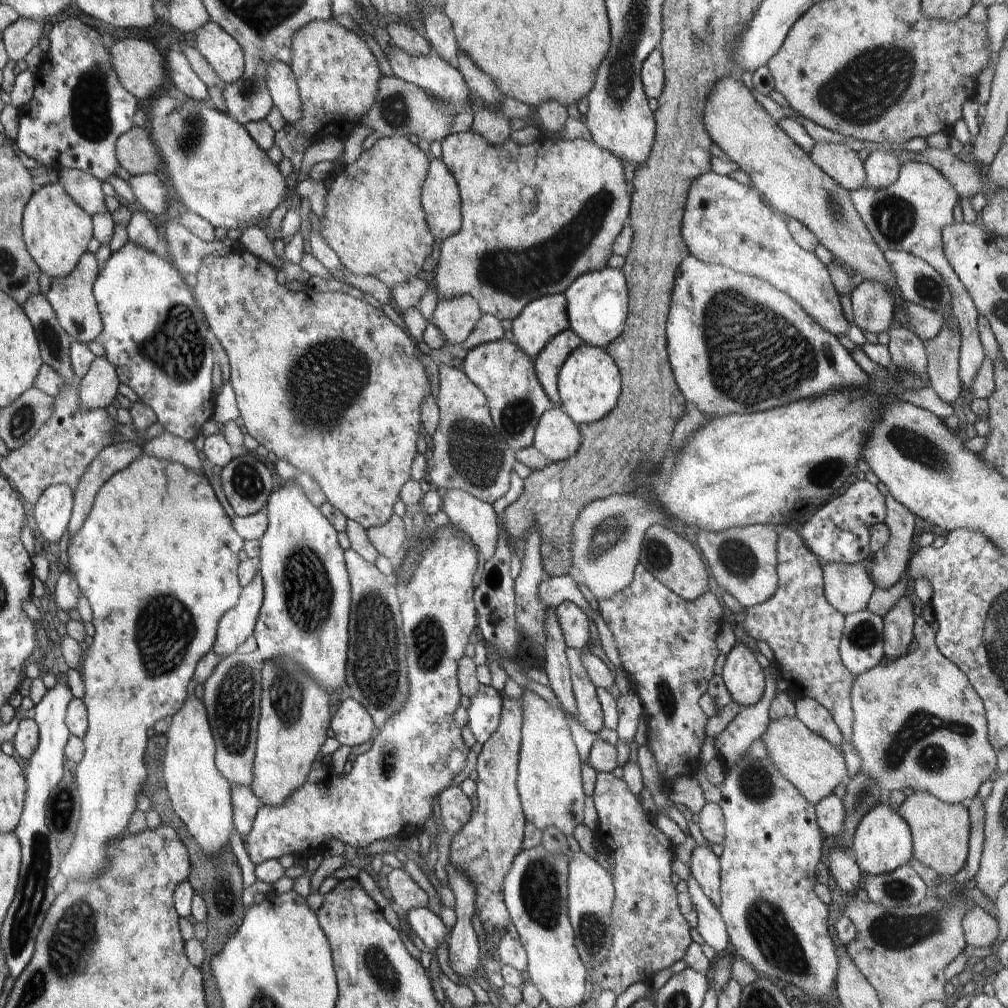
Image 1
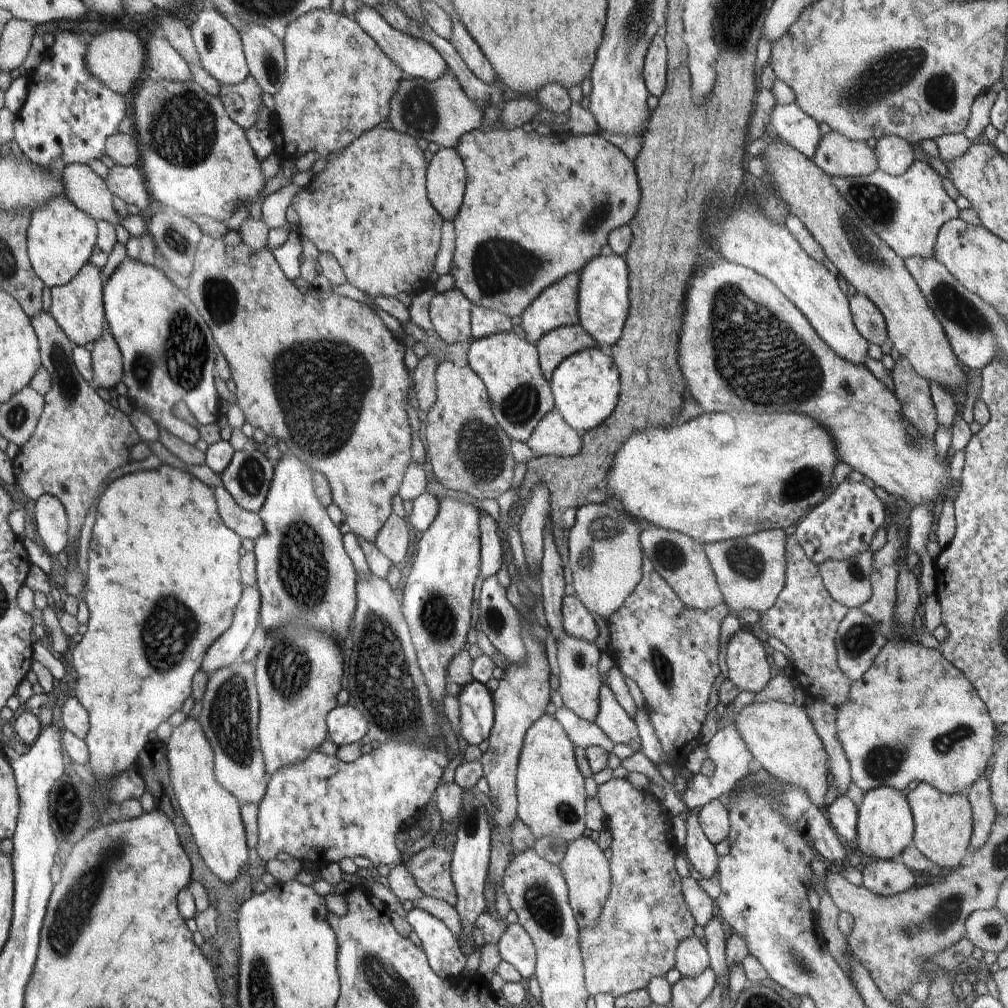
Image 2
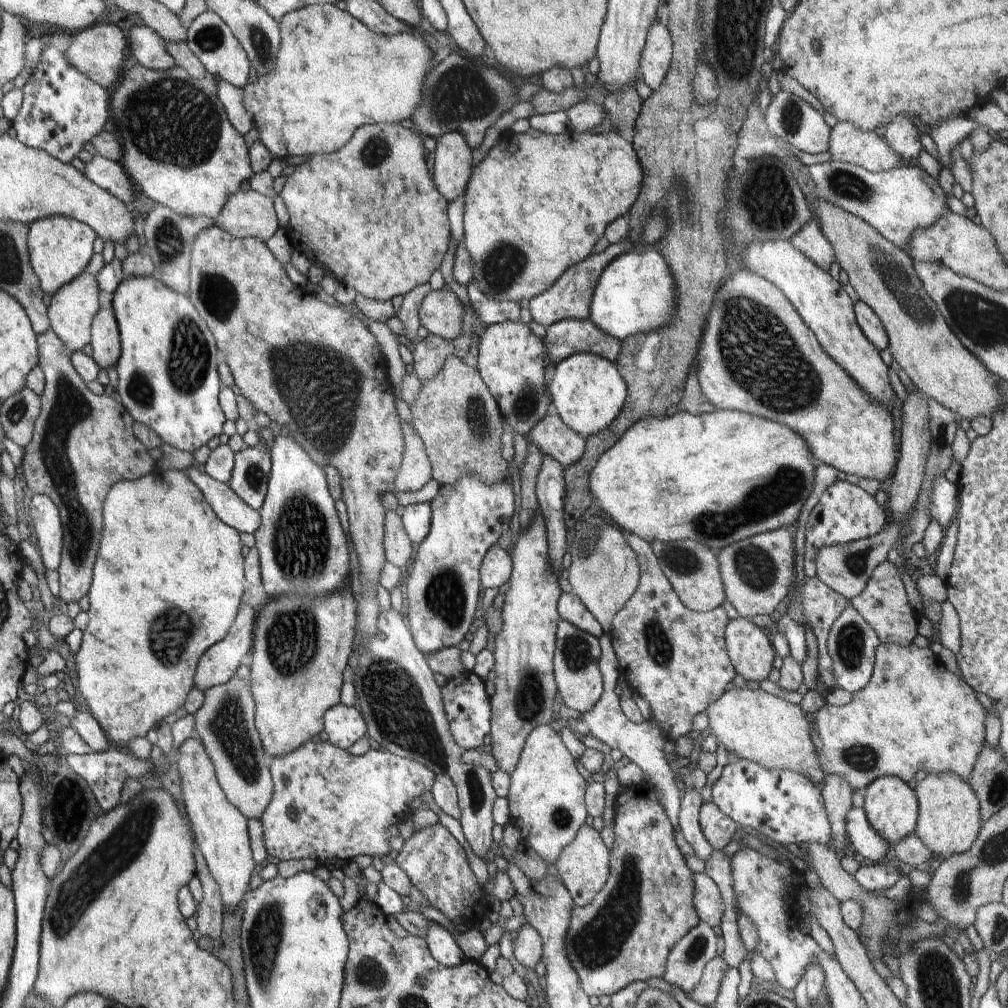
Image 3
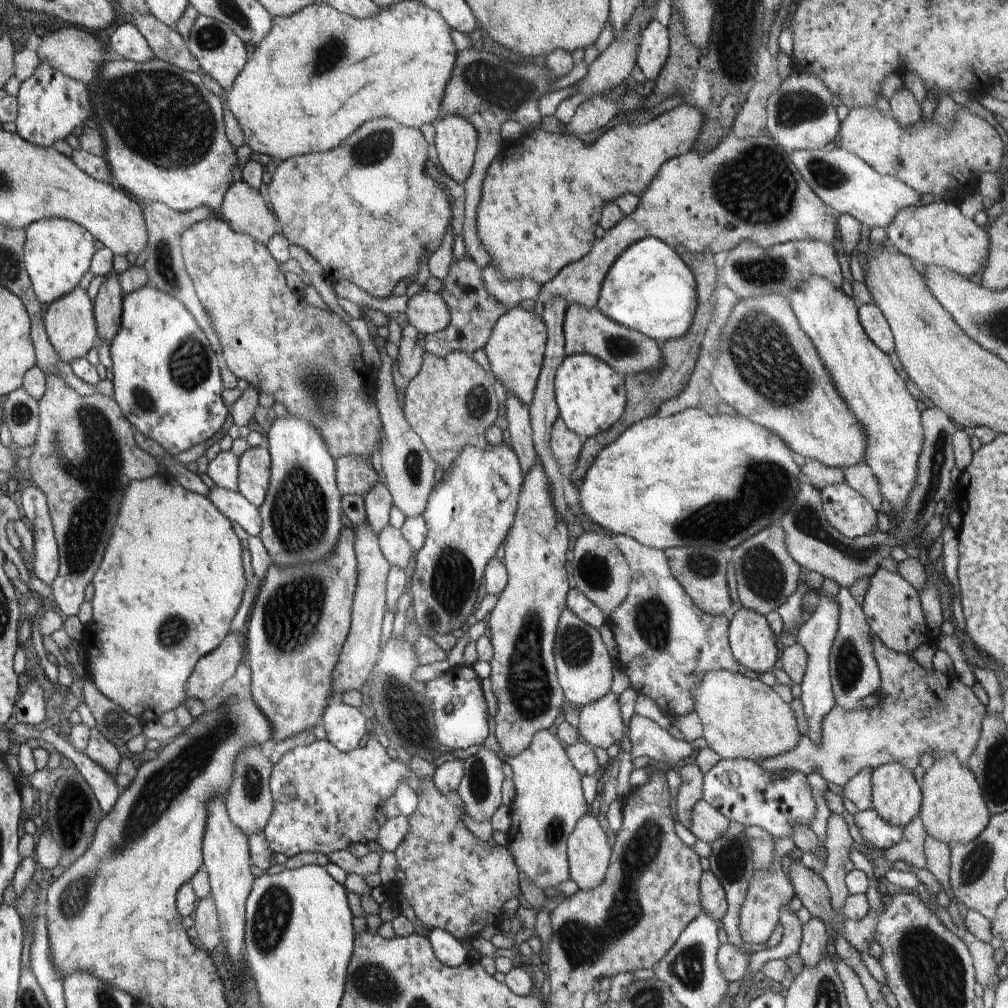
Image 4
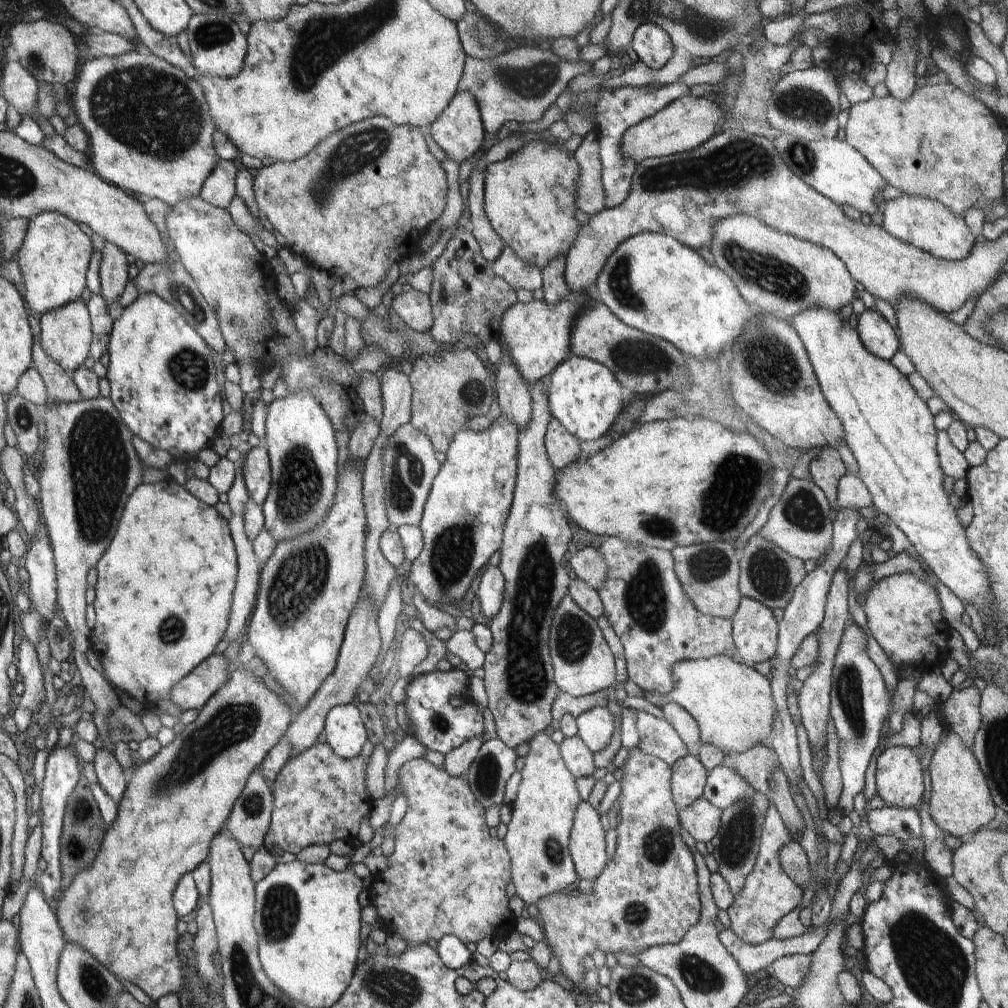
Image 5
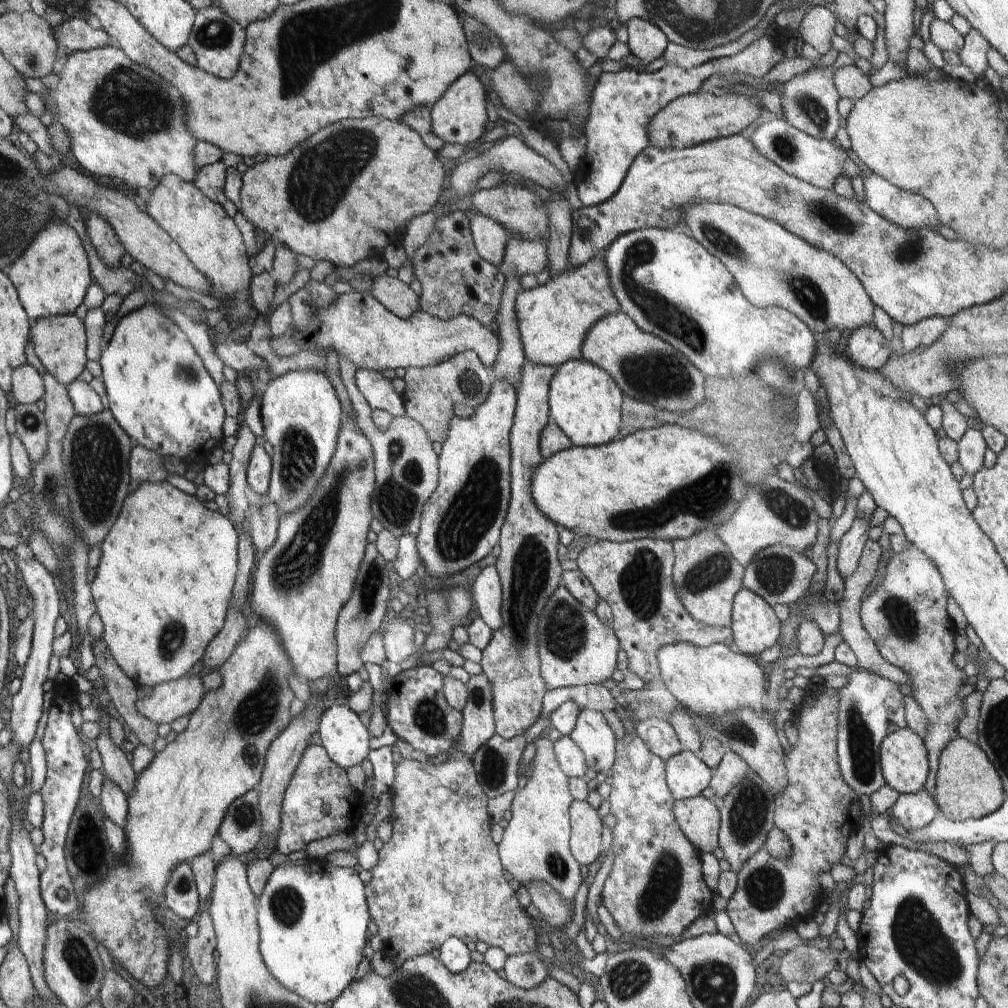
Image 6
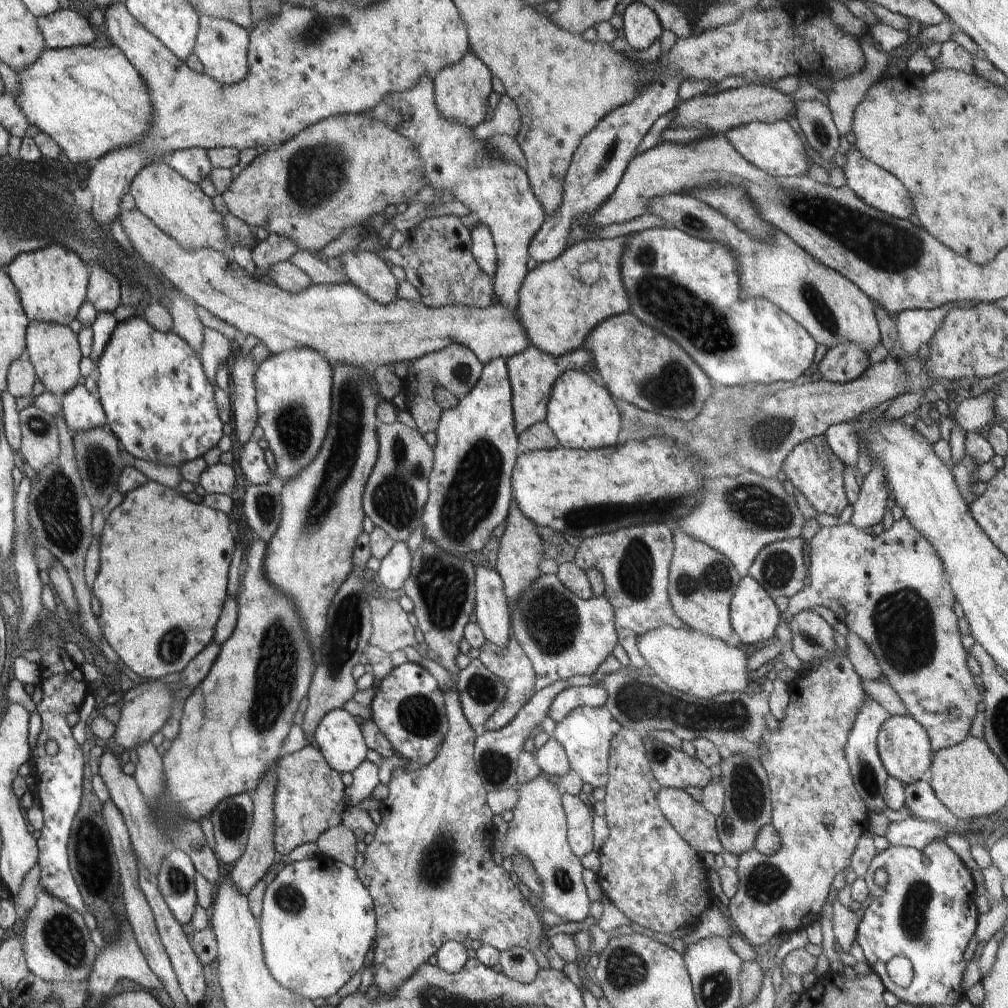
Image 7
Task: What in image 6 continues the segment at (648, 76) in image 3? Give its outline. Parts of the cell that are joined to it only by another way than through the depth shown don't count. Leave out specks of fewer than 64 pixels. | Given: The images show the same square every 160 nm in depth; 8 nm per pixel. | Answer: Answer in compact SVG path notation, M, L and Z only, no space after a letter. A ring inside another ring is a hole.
M630 18L625 23L628 31L628 48L643 64L648 64L664 55L669 41L664 32L648 20Z

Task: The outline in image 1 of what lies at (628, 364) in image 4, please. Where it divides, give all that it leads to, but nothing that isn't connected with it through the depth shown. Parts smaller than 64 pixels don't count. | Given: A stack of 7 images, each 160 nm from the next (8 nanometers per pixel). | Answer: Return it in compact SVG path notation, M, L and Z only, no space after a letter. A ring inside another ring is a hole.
M568 329L551 338L540 351L540 354L533 360L540 386L542 386L542 390L556 408L562 408L562 401L557 387L559 370L562 368L567 356L584 343L579 336L572 332L572 329Z

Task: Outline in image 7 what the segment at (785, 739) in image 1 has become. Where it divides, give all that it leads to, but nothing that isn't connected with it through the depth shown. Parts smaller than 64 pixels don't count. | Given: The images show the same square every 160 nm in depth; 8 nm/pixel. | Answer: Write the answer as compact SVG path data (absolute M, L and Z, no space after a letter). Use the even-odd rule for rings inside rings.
M662 626L638 636L636 646L646 660L648 671L679 692L704 699L722 692L751 692L748 658L742 647L728 646L726 641L672 626Z

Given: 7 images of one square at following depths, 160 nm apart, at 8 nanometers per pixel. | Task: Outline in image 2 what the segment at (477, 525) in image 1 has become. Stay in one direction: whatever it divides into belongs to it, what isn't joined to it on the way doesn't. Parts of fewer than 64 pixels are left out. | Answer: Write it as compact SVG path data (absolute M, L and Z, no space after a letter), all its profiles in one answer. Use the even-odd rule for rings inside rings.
M484 512L479 518L481 540L480 578L494 576L502 568L502 542L497 522Z

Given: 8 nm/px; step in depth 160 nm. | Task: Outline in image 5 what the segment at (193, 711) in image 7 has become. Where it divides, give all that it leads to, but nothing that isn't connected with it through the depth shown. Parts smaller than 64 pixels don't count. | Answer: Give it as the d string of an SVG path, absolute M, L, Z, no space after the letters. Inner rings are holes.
M235 670L229 676L228 682L224 684L211 700L200 710L198 719L192 725L186 726L181 735L177 736L174 742L168 747L161 748L160 752L134 770L131 779L128 780L128 786L120 800L120 804L117 806L117 818L112 822L112 826L109 826L109 830L104 834L104 840L102 840L102 846L96 856L96 862L92 862L88 868L80 870L74 880L72 880L71 886L68 886L66 890L60 892L58 900L56 902L56 918L58 924L64 932L65 942L72 942L80 948L84 948L90 956L94 956L106 970L109 970L119 980L128 980L132 984L136 984L140 990L143 990L153 1001L157 1001L166 994L180 994L182 992L182 986L184 982L188 984L190 988L190 994L194 996L194 1000L198 1004L206 1004L208 1000L208 994L206 990L202 988L204 983L201 978L194 972L193 968L189 968L178 958L178 952L176 951L176 943L179 936L176 930L176 924L178 920L178 914L174 910L172 904L172 896L180 878L184 874L192 873L202 862L208 860L210 854L210 844L212 844L212 838L216 838L216 834L225 828L225 824L228 820L228 816L236 804L236 800L240 798L240 794L244 791L248 778L254 774L254 770L258 770L262 767L262 763L272 748L280 742L280 739L285 736L286 730L293 722L295 710L292 709L288 703L274 692L270 690L264 679L254 672L249 670Z

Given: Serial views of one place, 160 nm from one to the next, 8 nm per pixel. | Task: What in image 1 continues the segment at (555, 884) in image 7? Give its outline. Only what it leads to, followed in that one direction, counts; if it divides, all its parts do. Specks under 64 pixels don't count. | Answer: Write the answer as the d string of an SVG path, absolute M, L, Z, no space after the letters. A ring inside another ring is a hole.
M524 689L520 699L523 721L517 766L517 789L527 818L541 831L547 826L570 836L584 818L581 760L566 715L538 693Z

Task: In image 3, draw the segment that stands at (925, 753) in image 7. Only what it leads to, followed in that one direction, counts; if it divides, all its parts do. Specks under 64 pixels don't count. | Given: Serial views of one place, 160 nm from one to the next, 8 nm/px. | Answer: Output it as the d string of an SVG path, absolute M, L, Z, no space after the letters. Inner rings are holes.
M880 776L870 782L865 790L863 810L868 823L882 838L888 840L891 846L914 832L918 823L918 800L915 790L912 790L908 783L896 776Z

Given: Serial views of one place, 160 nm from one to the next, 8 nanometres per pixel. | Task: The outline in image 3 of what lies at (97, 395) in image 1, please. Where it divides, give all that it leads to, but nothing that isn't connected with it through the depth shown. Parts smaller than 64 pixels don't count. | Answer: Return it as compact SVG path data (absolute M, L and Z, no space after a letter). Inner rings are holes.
M113 309L99 310L91 324L92 358L106 371L121 357L121 338Z

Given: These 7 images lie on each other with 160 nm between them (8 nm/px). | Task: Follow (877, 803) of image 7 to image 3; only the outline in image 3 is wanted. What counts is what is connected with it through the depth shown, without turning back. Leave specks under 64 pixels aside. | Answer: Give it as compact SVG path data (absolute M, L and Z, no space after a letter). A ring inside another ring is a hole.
M849 601L848 606L832 624L827 639L827 652L832 660L832 674L834 674L838 688L851 694L856 694L862 688L866 688L874 670L874 652L877 651L880 644L874 630L870 628L870 624L862 618Z

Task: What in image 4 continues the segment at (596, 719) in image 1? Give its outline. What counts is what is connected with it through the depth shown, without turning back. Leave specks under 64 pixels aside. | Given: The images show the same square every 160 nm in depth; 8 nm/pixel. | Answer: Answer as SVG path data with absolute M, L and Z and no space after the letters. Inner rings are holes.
M568 608L559 618L553 650L557 678L565 700L584 707L601 700L611 692L612 668L615 664L611 660L600 632L590 624L586 624Z

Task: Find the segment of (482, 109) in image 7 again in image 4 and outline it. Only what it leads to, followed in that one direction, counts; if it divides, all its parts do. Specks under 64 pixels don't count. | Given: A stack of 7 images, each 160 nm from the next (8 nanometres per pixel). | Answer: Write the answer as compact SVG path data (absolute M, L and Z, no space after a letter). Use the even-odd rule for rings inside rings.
M448 114L433 123L436 129L435 148L446 175L463 184L472 171L478 148L476 128L458 114Z

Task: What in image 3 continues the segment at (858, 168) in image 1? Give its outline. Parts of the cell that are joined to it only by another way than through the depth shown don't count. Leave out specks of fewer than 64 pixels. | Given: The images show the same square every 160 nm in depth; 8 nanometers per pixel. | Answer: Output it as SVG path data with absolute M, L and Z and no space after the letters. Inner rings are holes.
M840 121L831 128L828 151L832 161L852 163L873 173L912 164L903 161L874 131L864 132Z

